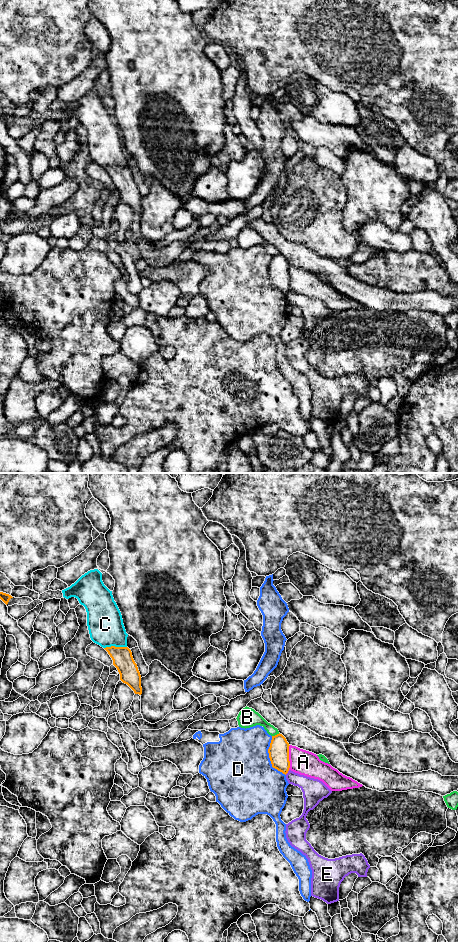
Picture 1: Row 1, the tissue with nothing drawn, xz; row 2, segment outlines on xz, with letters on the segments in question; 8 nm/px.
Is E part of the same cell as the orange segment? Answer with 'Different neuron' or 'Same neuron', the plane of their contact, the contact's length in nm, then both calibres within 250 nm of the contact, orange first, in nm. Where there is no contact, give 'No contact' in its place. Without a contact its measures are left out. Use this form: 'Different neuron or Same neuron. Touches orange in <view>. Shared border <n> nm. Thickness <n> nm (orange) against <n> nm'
Different neuron. Touches orange in xz. Shared border 50 nm. Thickness 160 nm (orange) against 180 nm

